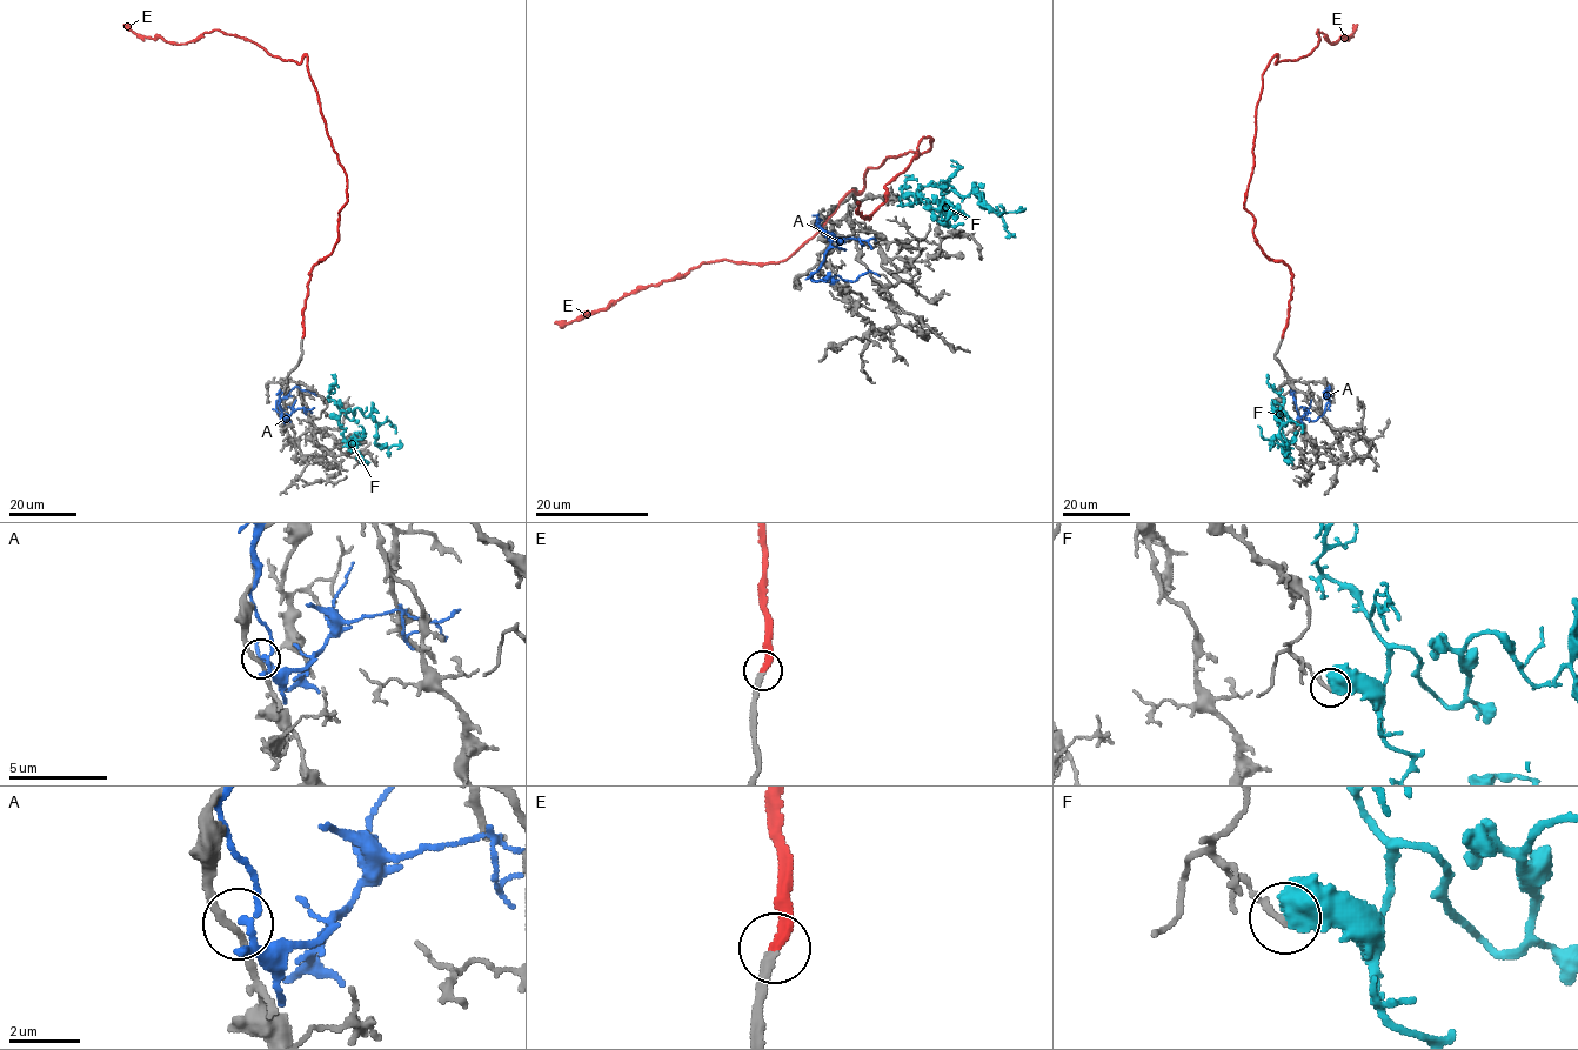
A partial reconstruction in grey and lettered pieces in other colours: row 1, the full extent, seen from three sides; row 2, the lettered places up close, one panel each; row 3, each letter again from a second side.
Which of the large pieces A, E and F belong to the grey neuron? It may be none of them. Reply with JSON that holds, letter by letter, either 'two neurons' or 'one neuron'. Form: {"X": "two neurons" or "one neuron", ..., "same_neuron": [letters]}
{"A": "two neurons", "E": "one neuron", "F": "two neurons", "same_neuron": ["E"]}

